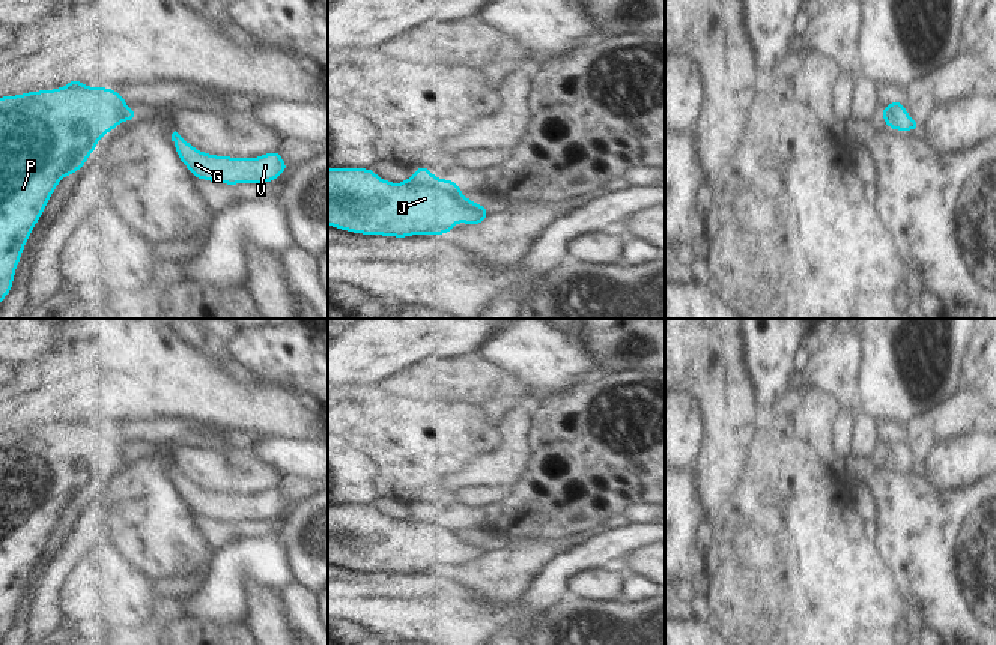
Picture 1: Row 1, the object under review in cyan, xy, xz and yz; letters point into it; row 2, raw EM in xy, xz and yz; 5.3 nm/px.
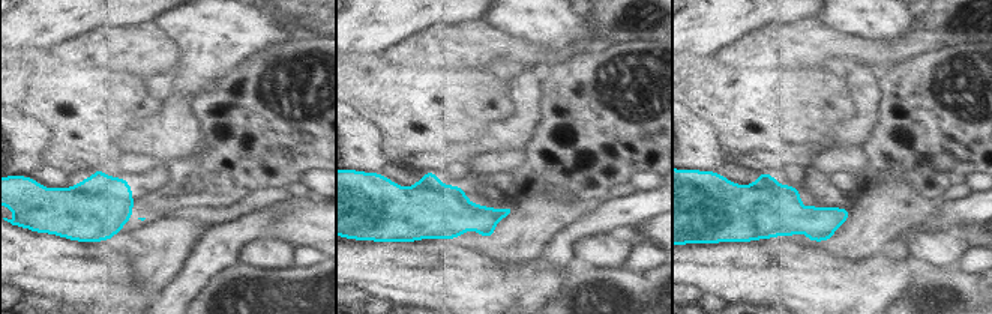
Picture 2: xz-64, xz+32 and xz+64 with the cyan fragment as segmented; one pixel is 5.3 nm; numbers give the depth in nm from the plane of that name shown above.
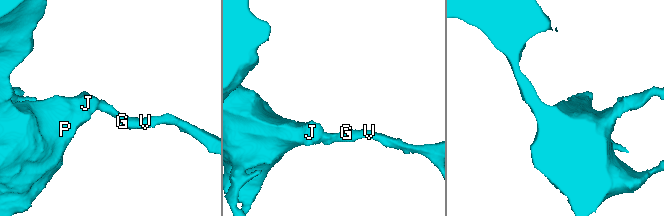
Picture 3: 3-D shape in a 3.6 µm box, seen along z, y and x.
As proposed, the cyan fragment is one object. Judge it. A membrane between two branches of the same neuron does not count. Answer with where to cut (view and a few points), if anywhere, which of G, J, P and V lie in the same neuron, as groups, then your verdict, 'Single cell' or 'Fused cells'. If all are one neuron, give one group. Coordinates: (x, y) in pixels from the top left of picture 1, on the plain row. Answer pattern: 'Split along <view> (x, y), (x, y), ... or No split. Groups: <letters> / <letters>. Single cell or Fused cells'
No split. Groups: G J P V. Single cell

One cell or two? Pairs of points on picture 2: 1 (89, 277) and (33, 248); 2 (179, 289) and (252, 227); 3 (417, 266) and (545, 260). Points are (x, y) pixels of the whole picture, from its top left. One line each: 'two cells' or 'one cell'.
1: one cell
2: one cell
3: two cells

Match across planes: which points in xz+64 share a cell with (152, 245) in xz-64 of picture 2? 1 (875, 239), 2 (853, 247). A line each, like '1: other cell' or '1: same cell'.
1: same cell
2: same cell

